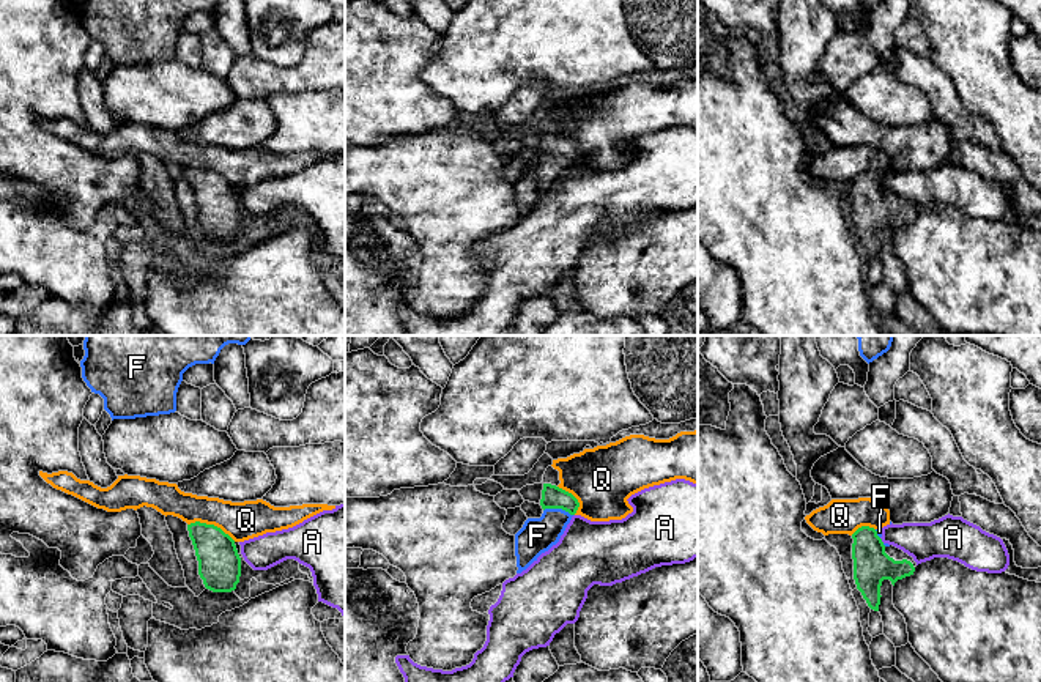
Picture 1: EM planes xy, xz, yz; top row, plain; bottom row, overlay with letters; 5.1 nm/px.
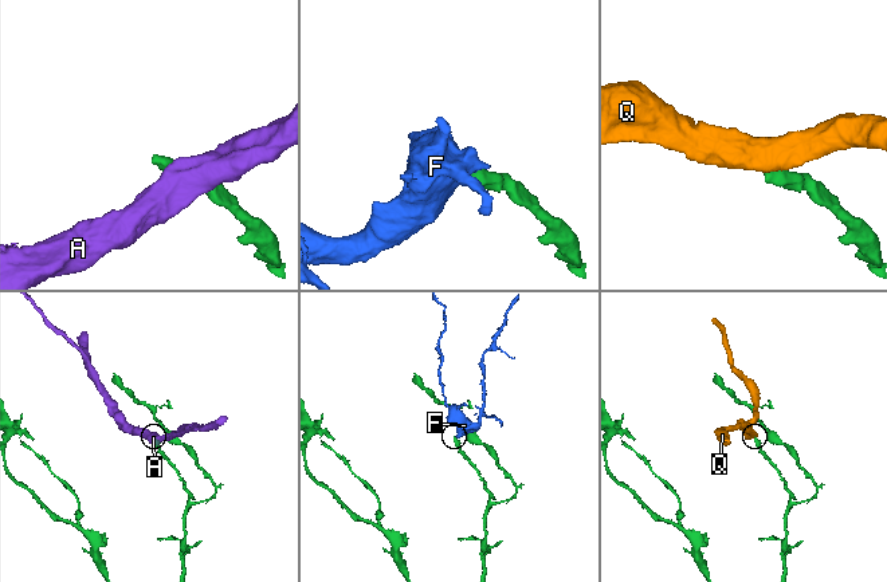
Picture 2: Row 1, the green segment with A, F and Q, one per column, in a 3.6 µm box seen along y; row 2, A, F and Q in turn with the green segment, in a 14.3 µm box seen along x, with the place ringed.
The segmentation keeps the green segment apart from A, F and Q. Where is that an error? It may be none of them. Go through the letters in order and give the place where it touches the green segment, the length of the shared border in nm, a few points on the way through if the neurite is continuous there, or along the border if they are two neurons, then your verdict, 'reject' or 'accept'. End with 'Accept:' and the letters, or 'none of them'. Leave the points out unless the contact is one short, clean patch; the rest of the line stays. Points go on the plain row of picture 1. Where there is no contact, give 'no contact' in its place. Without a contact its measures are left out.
A: yz (881, 188) | 40 nm | reject
F: xz (558, 155) | 160 nm | across xz (553, 144), (558, 155), (556, 164), (537, 183) | accept
Q: xy (211, 172) | 260 nm | along xy (188, 170), (216, 172), (235, 188) | reject
Accept: F

